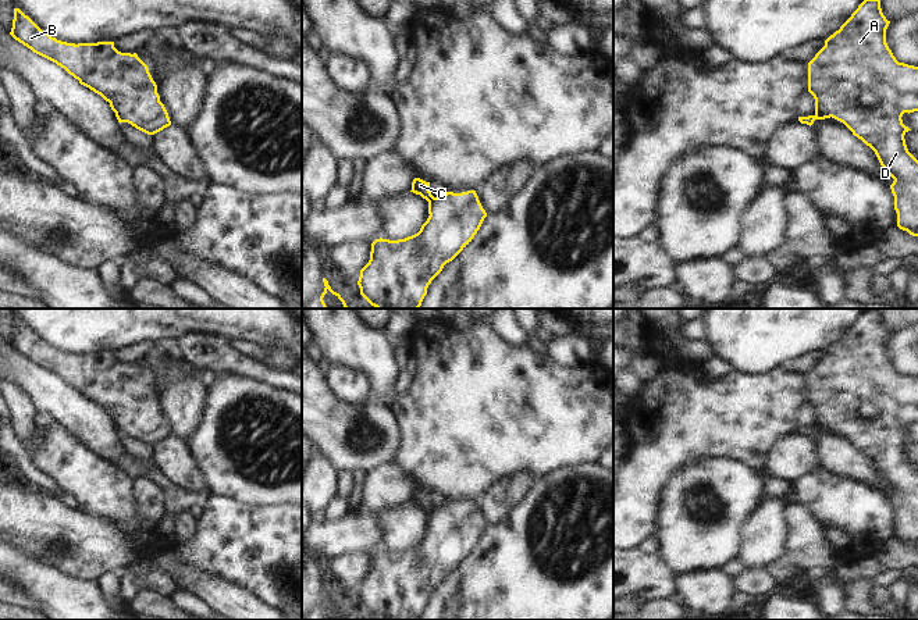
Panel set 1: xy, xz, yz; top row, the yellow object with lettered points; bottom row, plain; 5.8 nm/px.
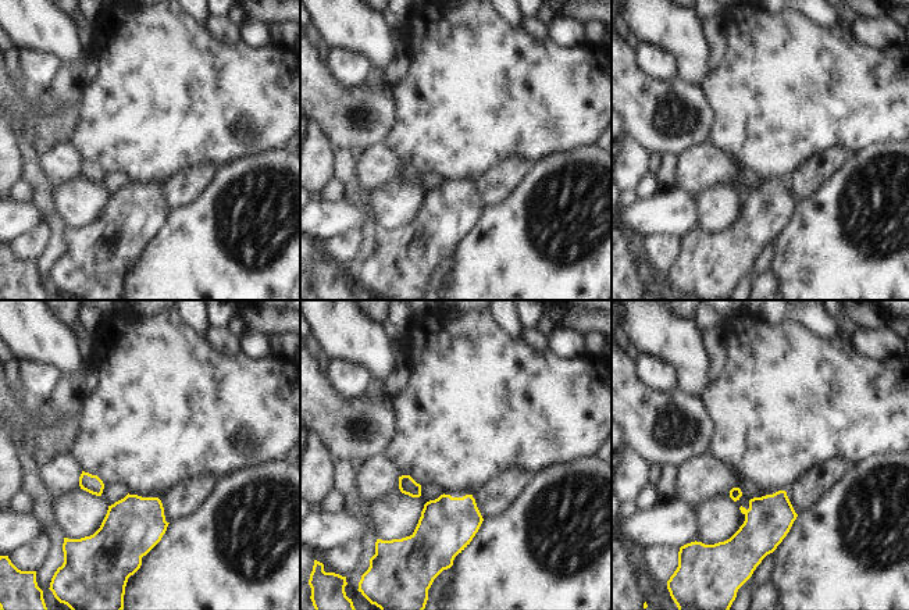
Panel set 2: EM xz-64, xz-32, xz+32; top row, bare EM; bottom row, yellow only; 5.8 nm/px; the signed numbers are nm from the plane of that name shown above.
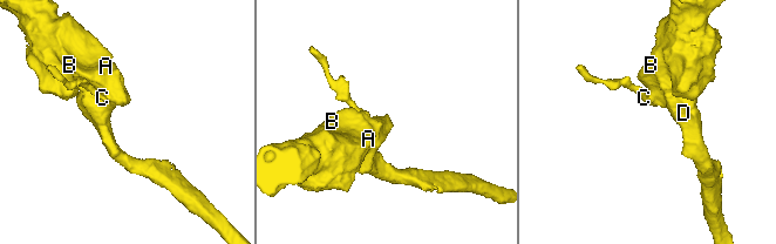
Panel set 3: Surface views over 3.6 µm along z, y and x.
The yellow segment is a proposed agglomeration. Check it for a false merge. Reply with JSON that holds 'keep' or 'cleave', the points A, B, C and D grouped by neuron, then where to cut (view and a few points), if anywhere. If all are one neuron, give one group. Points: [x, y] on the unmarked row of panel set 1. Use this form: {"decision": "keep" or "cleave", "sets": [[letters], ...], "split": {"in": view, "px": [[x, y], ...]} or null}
{"decision": "cleave", "sets": [["A", "B", "D"], ["C"]], "split": {"in": "xz", "px": [[434, 509], [429, 515]]}}

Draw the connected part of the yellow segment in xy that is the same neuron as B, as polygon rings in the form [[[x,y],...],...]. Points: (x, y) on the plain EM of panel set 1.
[[[14,320],[10,346],[100,406],[110,414],[117,431],[147,446],[171,437],[157,396],[136,364],[121,364],[114,359],[114,353],[75,356],[57,352],[19,320]]]

